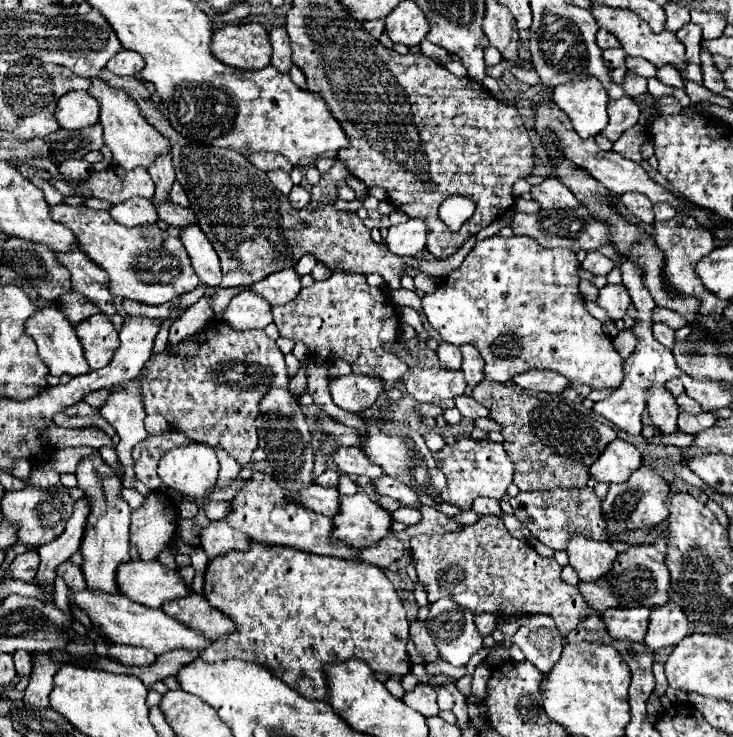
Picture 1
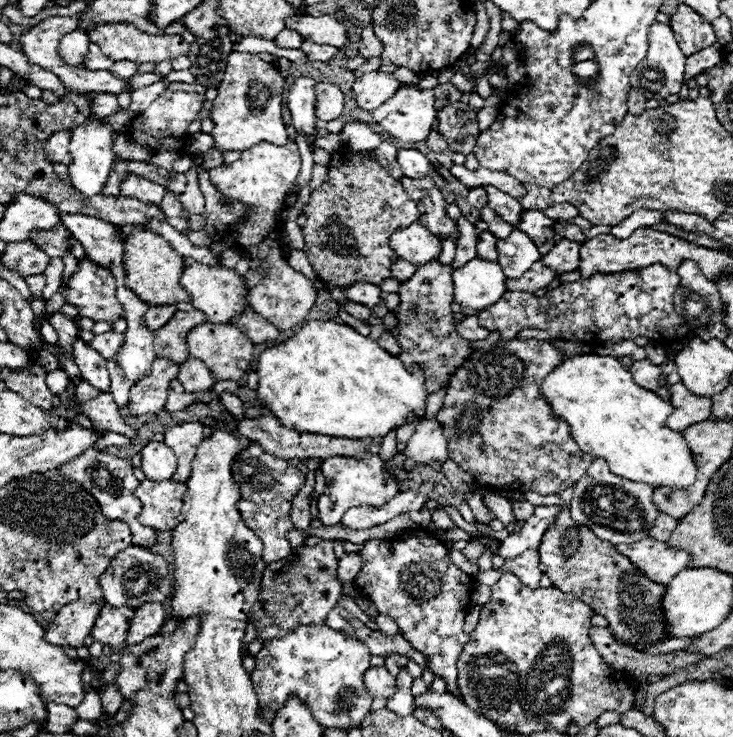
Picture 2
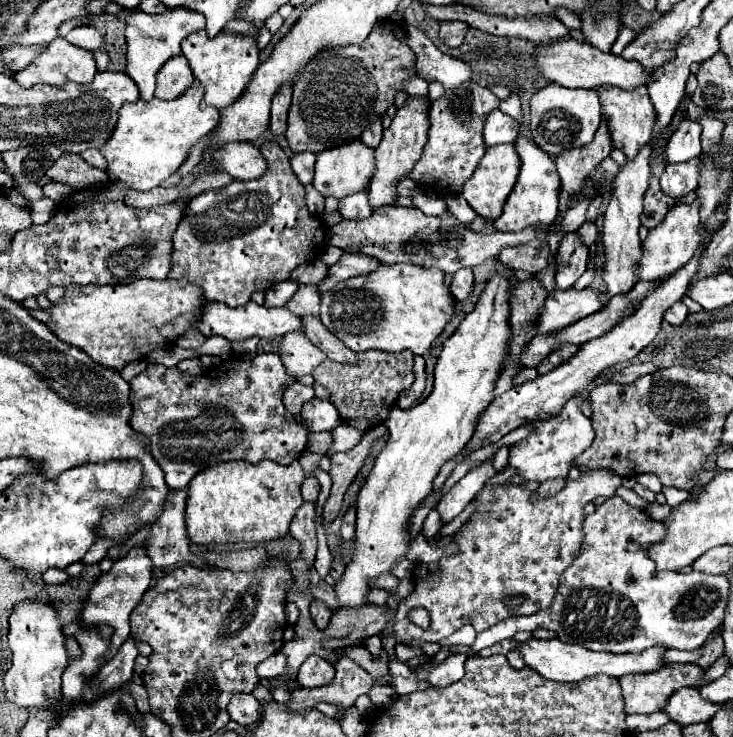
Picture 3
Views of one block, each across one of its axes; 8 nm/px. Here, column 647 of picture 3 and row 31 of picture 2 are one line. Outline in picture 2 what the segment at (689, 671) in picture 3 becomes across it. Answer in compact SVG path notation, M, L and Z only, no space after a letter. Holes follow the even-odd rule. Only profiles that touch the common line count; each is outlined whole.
M686 4L678 6L678 12L670 20L670 28L674 28L678 46L682 52L686 52L686 56L700 52L702 48L708 48L716 42L712 24L704 22L704 18Z

